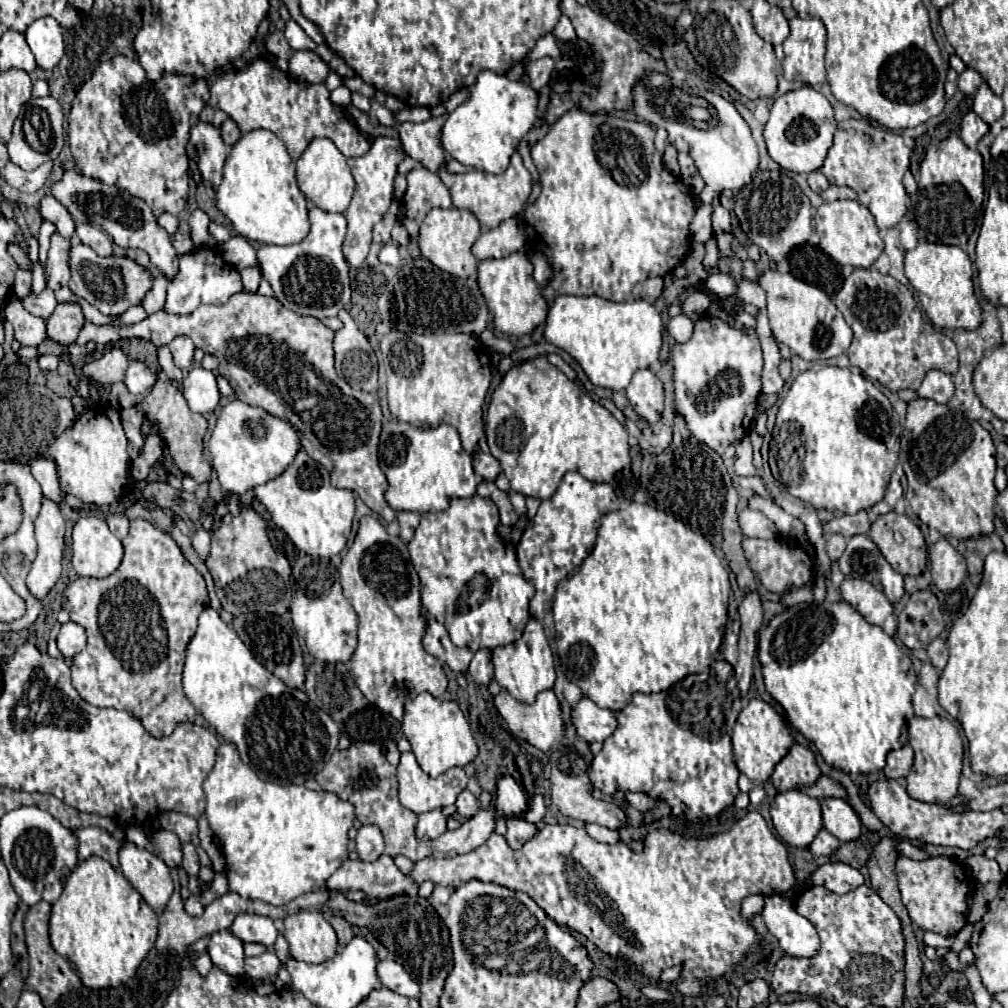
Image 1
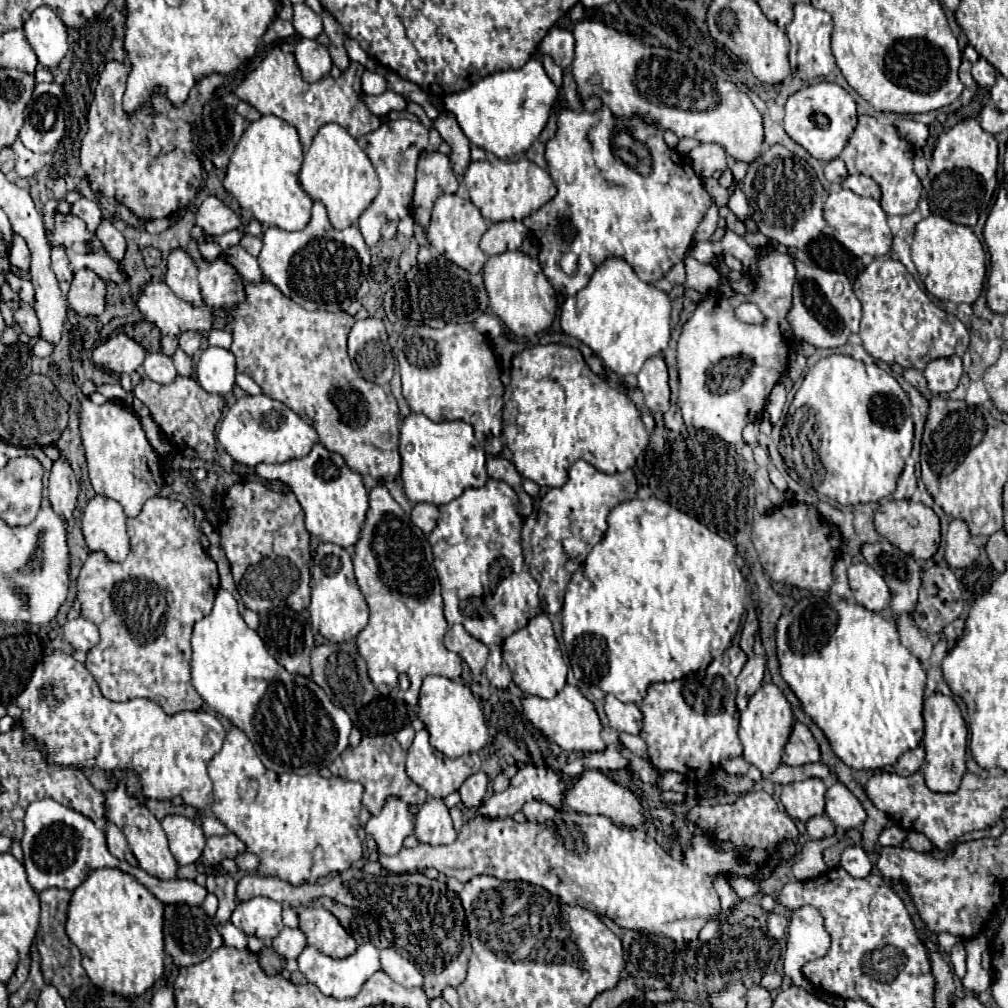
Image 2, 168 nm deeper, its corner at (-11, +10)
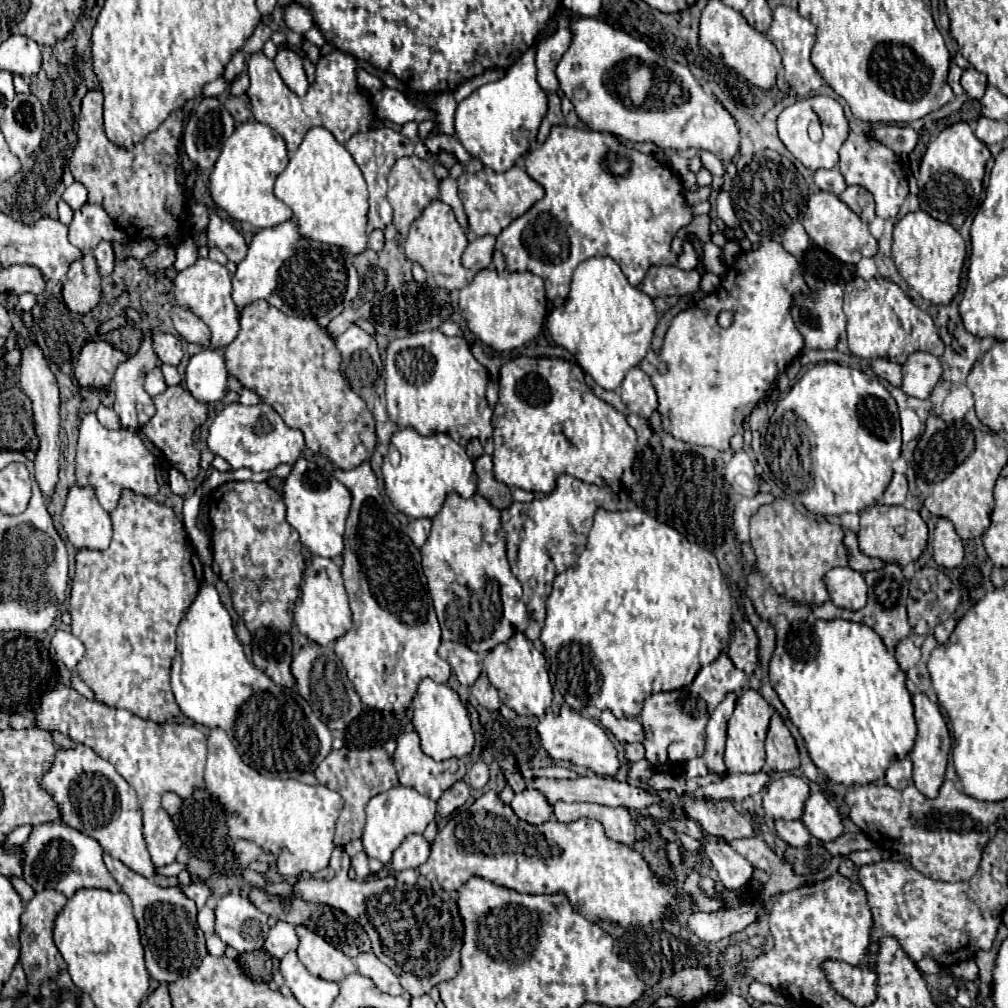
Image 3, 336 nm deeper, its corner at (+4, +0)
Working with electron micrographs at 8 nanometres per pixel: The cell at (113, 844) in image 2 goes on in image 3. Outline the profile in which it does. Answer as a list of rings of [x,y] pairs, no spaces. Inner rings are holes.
[[[104,854],[104,862],[114,876],[114,880],[122,886],[122,892],[130,896],[132,906],[134,906],[134,918],[140,928],[142,936],[142,946],[146,954],[146,968],[150,976],[158,982],[174,982],[182,970],[188,966],[188,970],[194,966],[198,968],[200,960],[208,954],[204,946],[204,936],[202,930],[196,924],[196,914],[198,908],[194,900],[190,900],[184,894],[182,886],[172,886],[172,888],[162,888],[152,884],[152,880],[136,874],[128,866],[124,866],[120,860],[114,860],[110,854]]]

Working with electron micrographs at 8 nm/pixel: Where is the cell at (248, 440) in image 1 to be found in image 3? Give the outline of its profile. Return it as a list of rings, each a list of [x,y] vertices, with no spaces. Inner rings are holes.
[[[240,402],[228,404],[210,424],[208,448],[222,456],[232,468],[250,468],[252,472],[274,470],[278,464],[294,464],[304,450],[304,436],[300,430],[288,428],[278,412],[268,404],[244,406]]]

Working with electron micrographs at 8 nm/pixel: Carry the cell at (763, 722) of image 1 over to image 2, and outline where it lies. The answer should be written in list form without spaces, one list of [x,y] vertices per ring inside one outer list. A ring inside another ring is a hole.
[[[763,684],[749,698],[749,706],[741,714],[739,740],[743,744],[743,758],[749,764],[757,766],[763,776],[771,774],[771,770],[775,770],[781,764],[783,748],[785,748],[787,740],[789,740],[789,734],[791,734],[793,726],[795,726],[793,710],[791,710],[791,704],[787,702],[787,698],[783,696],[783,692],[775,684]]]

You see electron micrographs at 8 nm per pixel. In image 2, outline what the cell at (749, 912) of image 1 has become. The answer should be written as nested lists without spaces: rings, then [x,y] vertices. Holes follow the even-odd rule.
[[[731,878],[733,890],[737,892],[739,898],[753,898],[759,894],[759,884],[755,880],[747,880],[747,878]]]

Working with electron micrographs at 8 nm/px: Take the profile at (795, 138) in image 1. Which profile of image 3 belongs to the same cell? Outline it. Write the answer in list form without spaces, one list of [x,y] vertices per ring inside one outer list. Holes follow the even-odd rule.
[[[812,96],[806,100],[800,100],[788,108],[782,110],[782,114],[778,116],[778,136],[784,142],[784,146],[794,154],[796,160],[800,160],[806,168],[810,170],[818,170],[818,168],[834,168],[838,164],[838,150],[844,144],[844,140],[848,138],[848,120],[844,116],[842,106],[830,98],[830,96]],[[812,120],[820,120],[822,122],[822,130],[824,130],[824,138],[822,142],[812,142],[808,138],[808,124]]]

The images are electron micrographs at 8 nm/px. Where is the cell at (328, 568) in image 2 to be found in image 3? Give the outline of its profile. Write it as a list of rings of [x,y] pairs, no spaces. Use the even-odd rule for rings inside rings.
[[[314,556],[310,566],[304,570],[304,574],[306,578],[294,606],[294,622],[304,636],[308,636],[320,646],[326,646],[336,638],[344,636],[348,628],[352,628],[352,614],[348,608],[342,574],[340,574],[340,568],[330,558],[322,558],[322,556]]]

